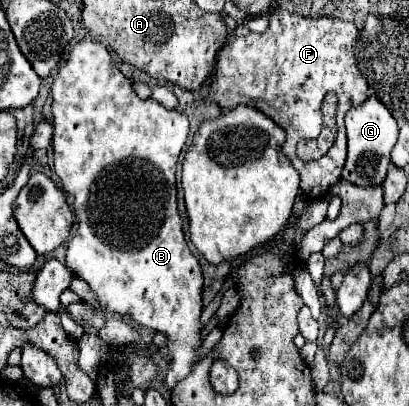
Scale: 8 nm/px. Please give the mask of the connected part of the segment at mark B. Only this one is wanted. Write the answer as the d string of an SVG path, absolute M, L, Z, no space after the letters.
M82 40L72 48L68 62L54 78L52 98L54 170L64 190L74 194L74 214L78 218L78 230L66 248L66 266L74 276L88 282L104 310L118 316L128 314L140 326L166 334L171 361L164 384L172 390L188 376L200 348L202 270L182 234L174 180L176 162L190 130L188 118L154 100L140 100L132 90L132 80L114 66L108 50L90 40Z

